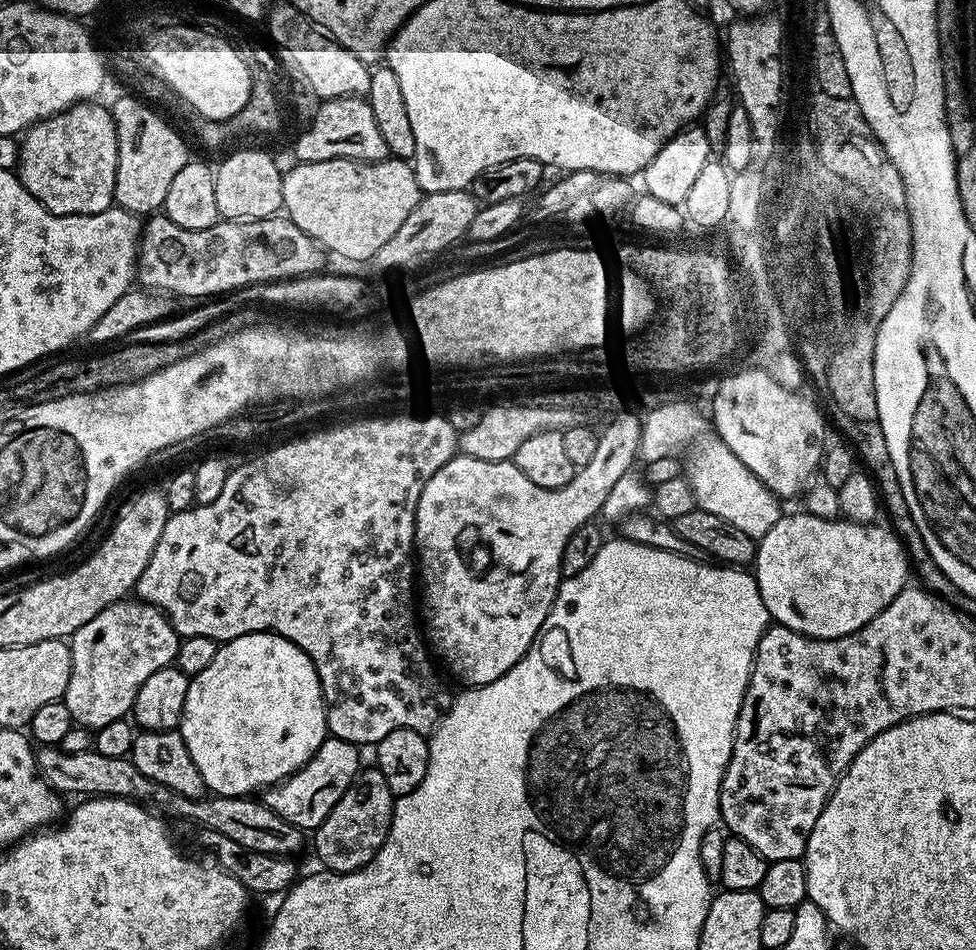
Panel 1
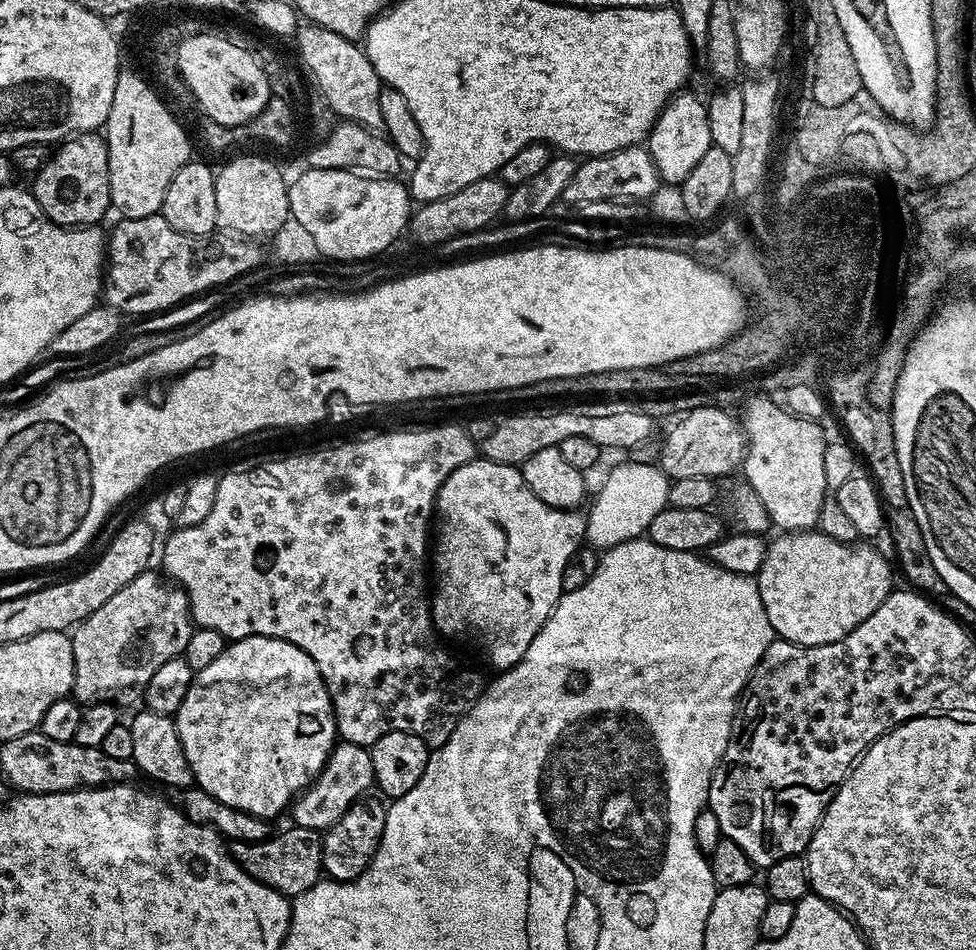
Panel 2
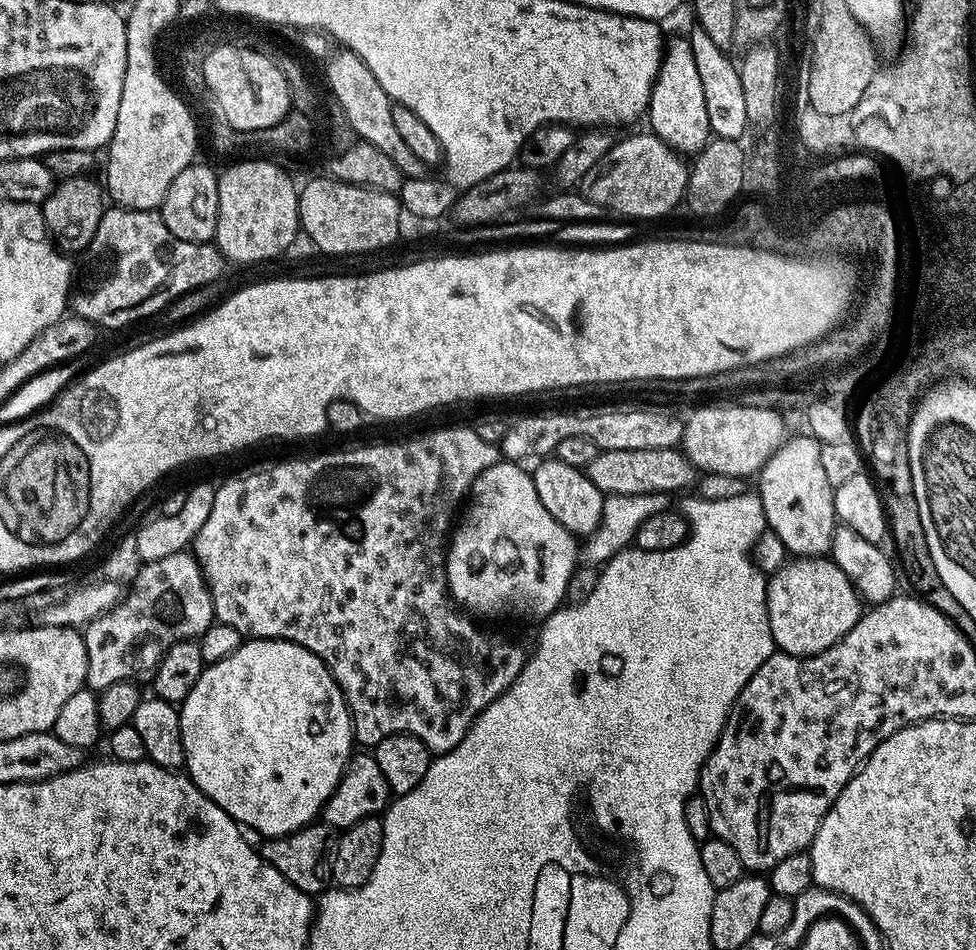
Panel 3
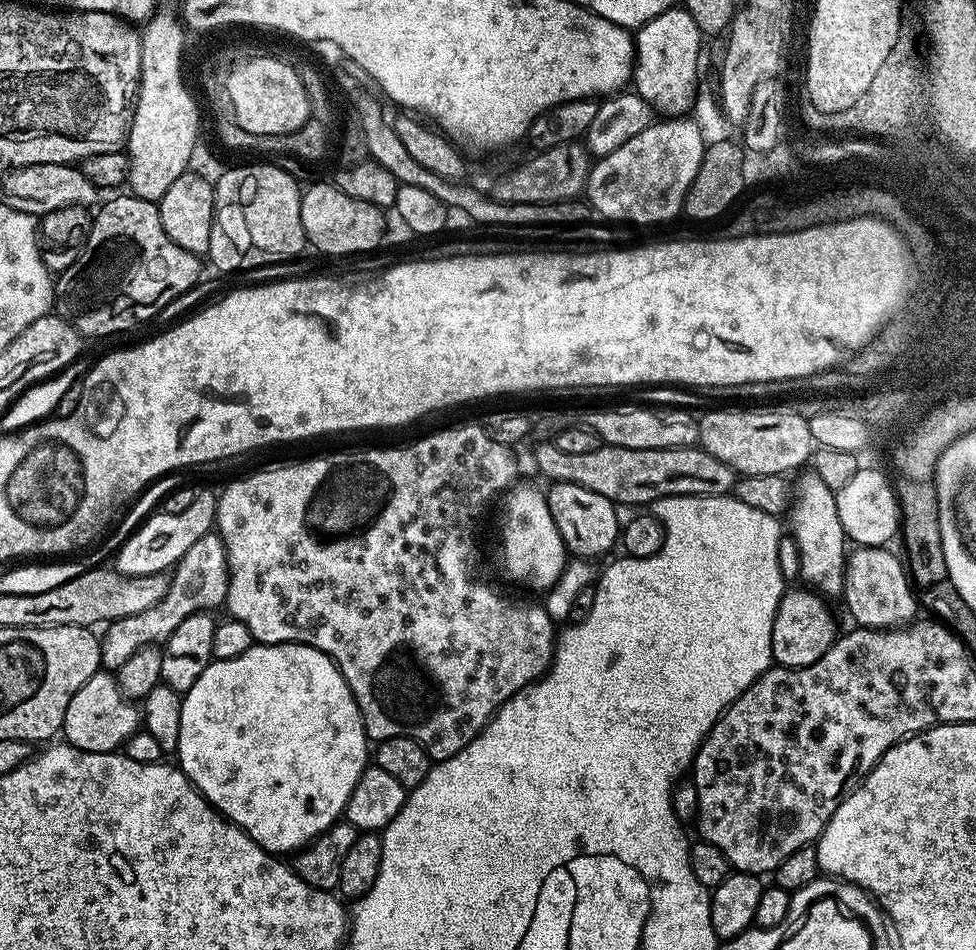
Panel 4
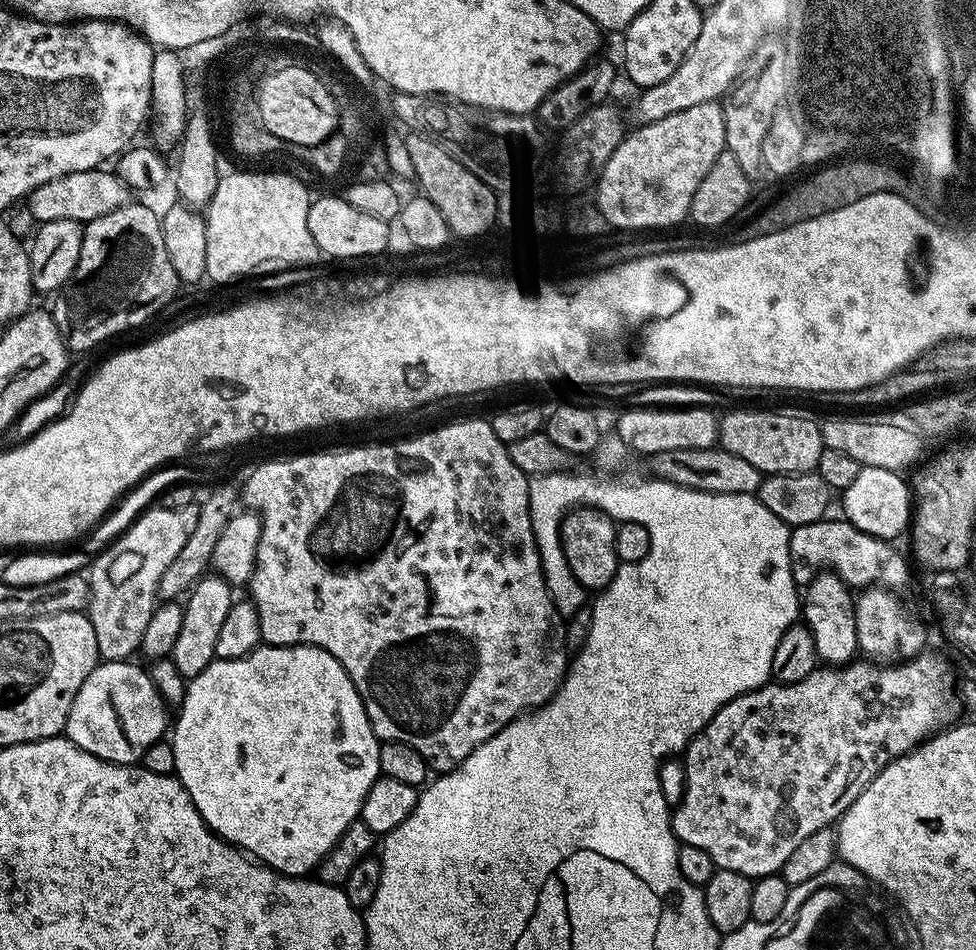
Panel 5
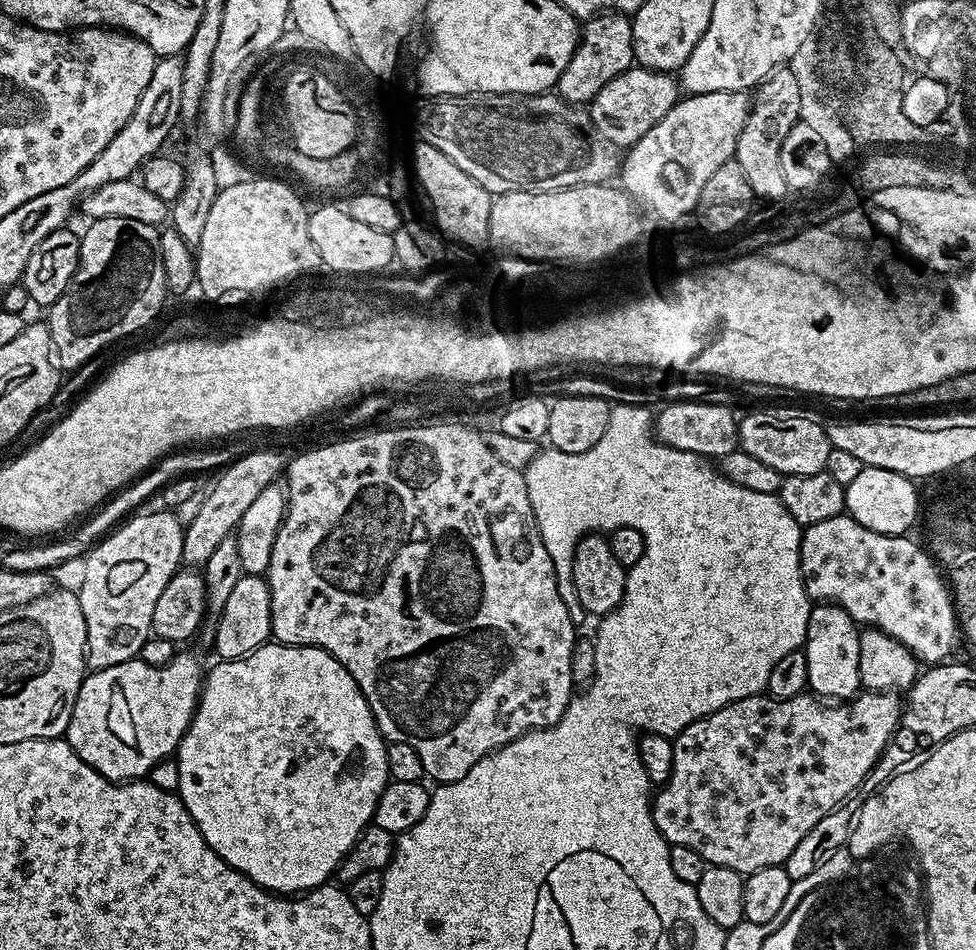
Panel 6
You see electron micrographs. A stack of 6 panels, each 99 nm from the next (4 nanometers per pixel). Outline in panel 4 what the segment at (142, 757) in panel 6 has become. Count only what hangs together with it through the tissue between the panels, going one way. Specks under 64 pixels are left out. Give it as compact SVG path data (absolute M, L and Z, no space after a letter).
M101 670L82 685L74 698L70 698L62 736L67 743L87 752L115 752L123 749L124 743L138 731L141 724L141 709L122 694L111 671Z

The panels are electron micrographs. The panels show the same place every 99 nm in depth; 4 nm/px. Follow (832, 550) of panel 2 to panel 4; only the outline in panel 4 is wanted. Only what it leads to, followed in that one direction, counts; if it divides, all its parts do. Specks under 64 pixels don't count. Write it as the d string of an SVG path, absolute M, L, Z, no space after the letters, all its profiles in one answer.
M799 586L793 590L785 591L780 600L778 614L774 618L772 631L772 658L779 667L801 668L810 666L830 650L836 641L838 629L828 613L828 608L823 599L807 587Z

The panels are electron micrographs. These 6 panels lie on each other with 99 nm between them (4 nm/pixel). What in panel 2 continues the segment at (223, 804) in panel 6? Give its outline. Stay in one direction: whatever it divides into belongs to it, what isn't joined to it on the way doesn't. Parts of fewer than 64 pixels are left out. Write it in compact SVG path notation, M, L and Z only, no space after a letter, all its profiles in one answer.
M251 636L245 640L233 640L225 646L222 654L218 654L218 658L214 658L214 662L206 666L206 670L193 675L190 690L180 709L175 712L174 719L178 734L182 738L182 746L186 750L186 762L190 762L195 787L206 790L206 794L218 798L218 802L226 802L226 806L234 806L246 814L254 814L269 822L275 821L275 816L283 808L285 811L305 788L310 787L316 781L316 775L323 770L325 762L328 761L328 755L338 743L332 695L329 694L328 687L324 684L314 658L310 658L310 654L306 654L298 646L273 636Z

